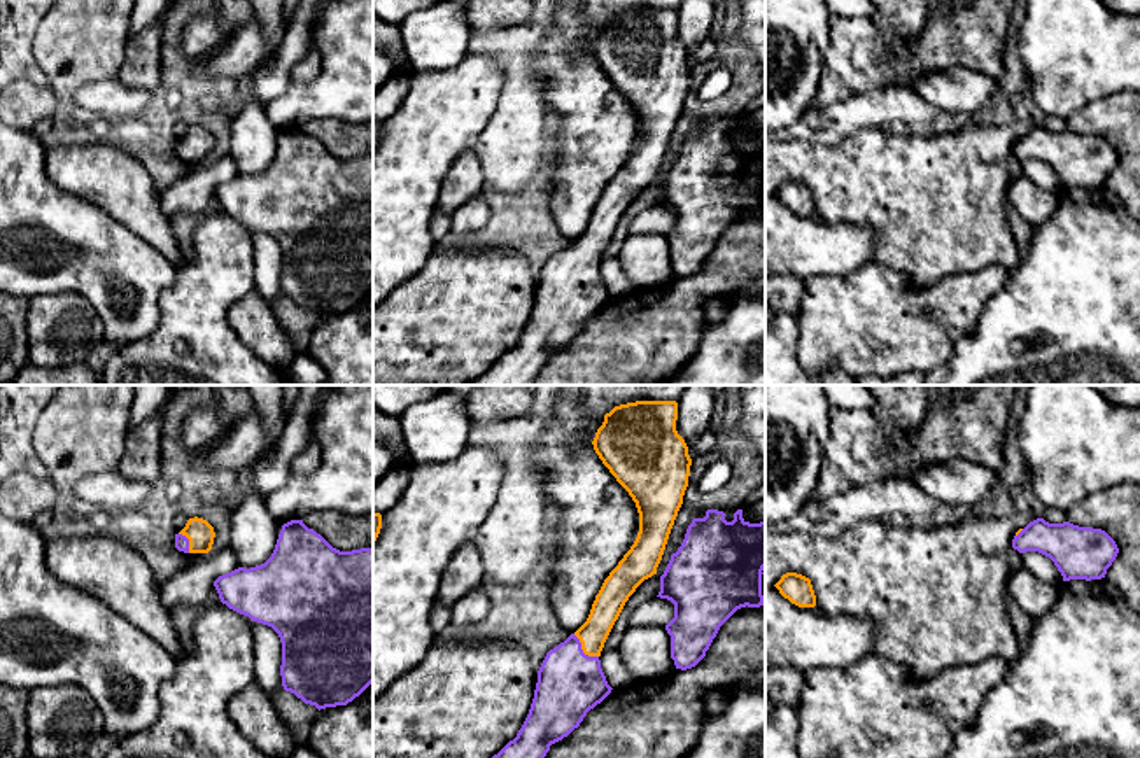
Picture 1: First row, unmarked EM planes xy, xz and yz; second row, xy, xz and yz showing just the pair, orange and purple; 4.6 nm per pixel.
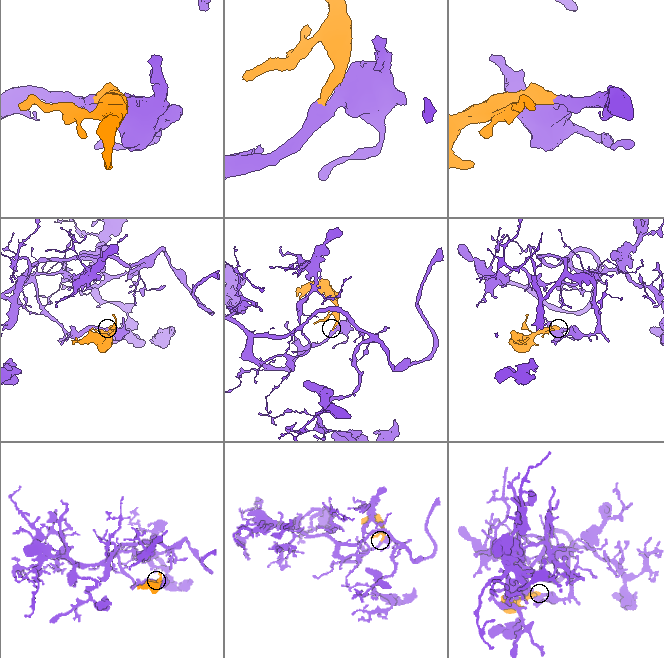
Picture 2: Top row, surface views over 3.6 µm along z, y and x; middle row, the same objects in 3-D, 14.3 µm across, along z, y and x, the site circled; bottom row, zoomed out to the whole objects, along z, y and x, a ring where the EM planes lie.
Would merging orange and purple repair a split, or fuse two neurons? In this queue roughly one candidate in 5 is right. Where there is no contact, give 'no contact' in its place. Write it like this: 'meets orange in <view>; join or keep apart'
meets orange in xz; join

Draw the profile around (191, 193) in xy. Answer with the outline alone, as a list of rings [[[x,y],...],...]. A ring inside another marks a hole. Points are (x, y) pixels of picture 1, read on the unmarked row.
[[[229,154],[212,159],[163,191],[163,212],[170,217],[184,212],[205,212],[214,189],[235,177],[238,177],[238,168]]]

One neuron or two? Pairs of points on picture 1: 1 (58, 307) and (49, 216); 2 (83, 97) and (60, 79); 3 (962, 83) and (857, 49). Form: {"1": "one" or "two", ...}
{"1": "two", "2": "two", "3": "two"}

